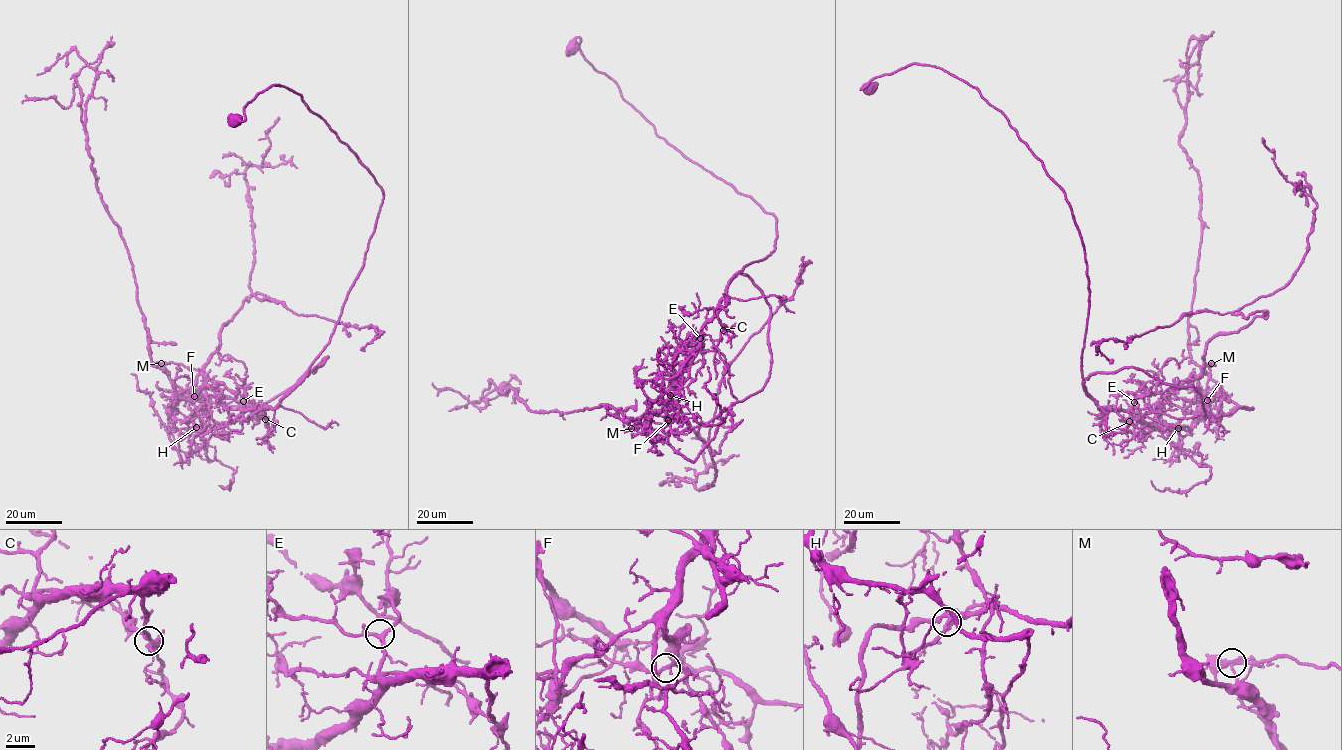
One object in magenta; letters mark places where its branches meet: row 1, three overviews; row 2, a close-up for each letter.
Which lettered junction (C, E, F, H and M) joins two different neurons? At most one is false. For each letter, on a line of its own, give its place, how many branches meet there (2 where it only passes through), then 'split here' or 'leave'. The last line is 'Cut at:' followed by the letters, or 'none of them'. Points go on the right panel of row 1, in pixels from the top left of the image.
C: (1129, 421) | 4 | leave
E: (1134, 402) | 4 | leave
F: (1207, 400) | 4 | leave
H: (1178, 428) | 4 | leave
M: (1211, 363) | 4 | split here
Cut at: M

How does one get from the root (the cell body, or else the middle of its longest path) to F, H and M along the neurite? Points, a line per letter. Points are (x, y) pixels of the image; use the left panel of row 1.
F: (235, 120), (272, 85), (298, 93), (383, 201), (301, 383), (218, 428), (194, 396)
H: (235, 120), (272, 85), (298, 93), (366, 168), (383, 201), (330, 342), (301, 383), (274, 407), (196, 427)
M: (235, 120), (279, 84), (348, 146), (383, 195), (364, 264), (274, 407), (226, 410), (197, 370), (161, 363)

